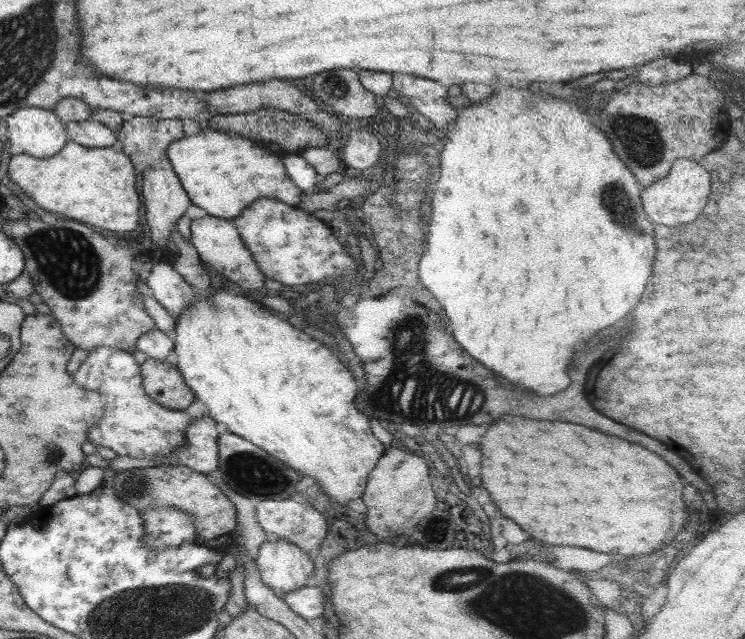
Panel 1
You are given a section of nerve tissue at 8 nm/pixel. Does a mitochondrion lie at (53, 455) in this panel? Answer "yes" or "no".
yes

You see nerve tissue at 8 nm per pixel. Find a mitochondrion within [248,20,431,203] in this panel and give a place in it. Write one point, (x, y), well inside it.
(334, 87)

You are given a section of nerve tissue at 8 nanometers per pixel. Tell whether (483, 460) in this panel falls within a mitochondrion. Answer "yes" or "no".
no

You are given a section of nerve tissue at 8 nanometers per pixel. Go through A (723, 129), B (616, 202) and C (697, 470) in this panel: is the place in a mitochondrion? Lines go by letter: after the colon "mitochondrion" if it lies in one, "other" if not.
A: other
B: mitochondrion
C: other

